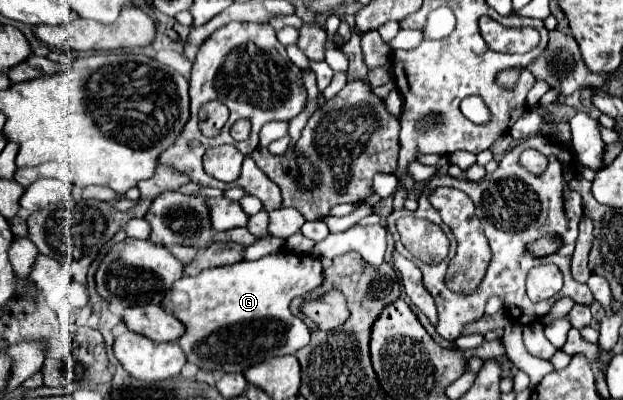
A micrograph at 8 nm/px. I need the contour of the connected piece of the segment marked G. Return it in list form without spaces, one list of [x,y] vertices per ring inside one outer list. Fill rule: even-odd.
[[[287,251],[271,253],[257,261],[243,261],[227,267],[205,269],[196,276],[184,275],[176,281],[171,291],[163,299],[163,307],[173,313],[177,319],[187,323],[187,331],[179,345],[183,347],[187,361],[199,365],[207,371],[227,371],[227,373],[243,373],[255,363],[265,361],[271,355],[295,355],[301,347],[309,343],[309,327],[303,319],[295,317],[289,311],[289,303],[295,297],[303,297],[323,283],[323,265],[319,257],[295,255]]]

